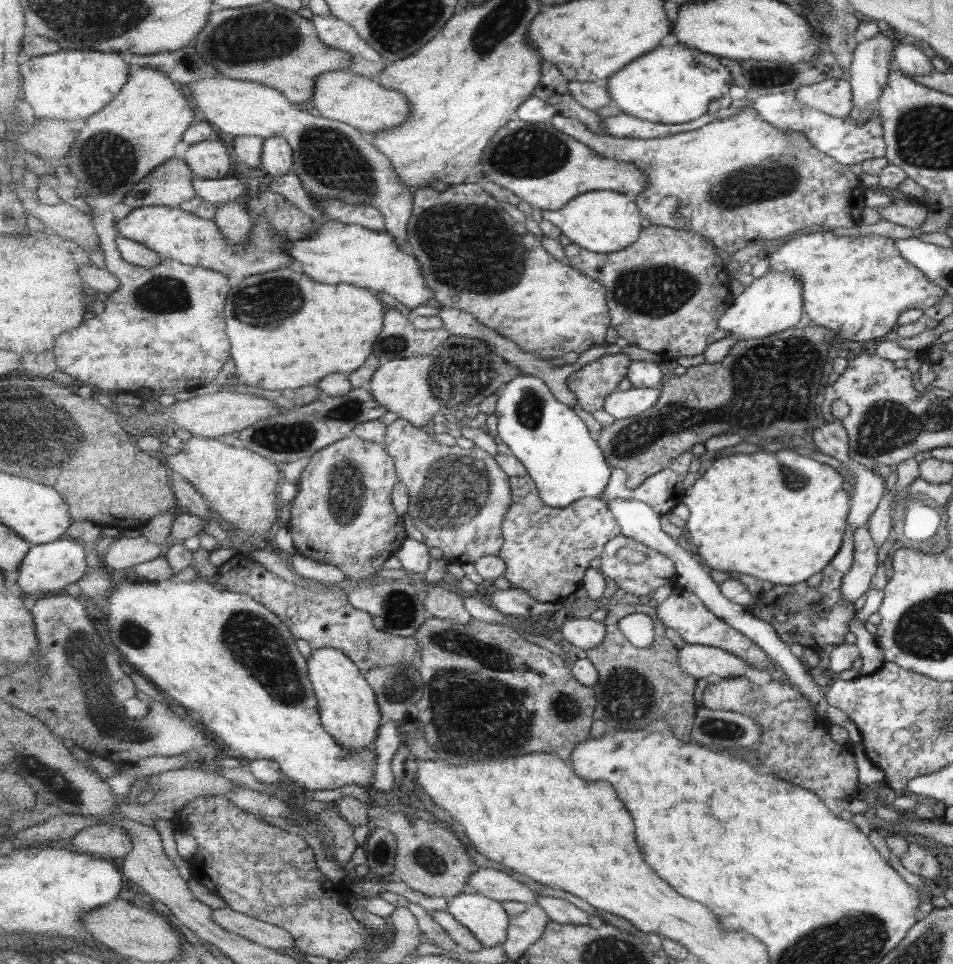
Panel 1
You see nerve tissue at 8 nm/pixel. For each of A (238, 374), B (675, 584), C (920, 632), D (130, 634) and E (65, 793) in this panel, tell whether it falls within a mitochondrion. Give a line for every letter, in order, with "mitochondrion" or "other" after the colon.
A: other
B: other
C: mitochondrion
D: mitochondrion
E: other

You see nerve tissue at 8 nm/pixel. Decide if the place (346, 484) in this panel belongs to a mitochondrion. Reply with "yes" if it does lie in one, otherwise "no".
yes

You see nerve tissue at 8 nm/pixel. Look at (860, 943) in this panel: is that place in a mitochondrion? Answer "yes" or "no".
yes

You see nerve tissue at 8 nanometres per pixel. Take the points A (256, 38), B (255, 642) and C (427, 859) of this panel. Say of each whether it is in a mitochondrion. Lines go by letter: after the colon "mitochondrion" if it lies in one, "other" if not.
A: mitochondrion
B: mitochondrion
C: mitochondrion

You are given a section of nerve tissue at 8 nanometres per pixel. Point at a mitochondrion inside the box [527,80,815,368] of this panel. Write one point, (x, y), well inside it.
(656, 290)

